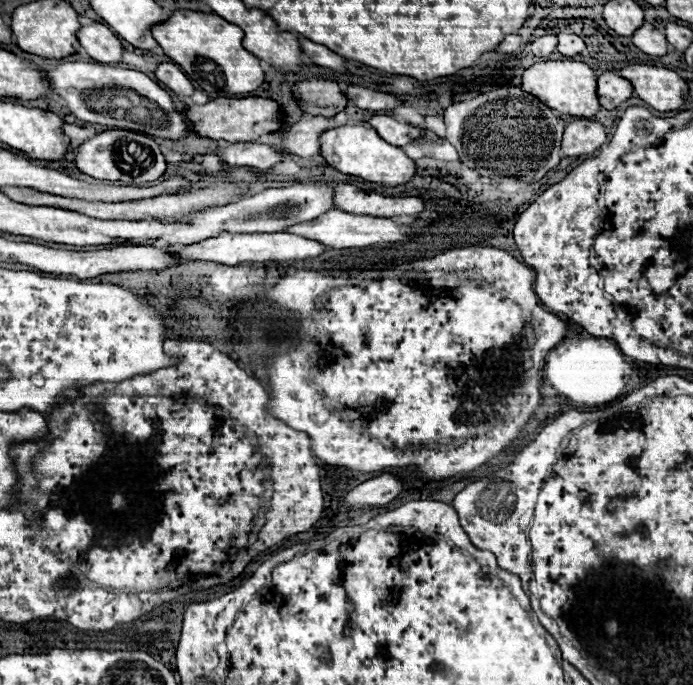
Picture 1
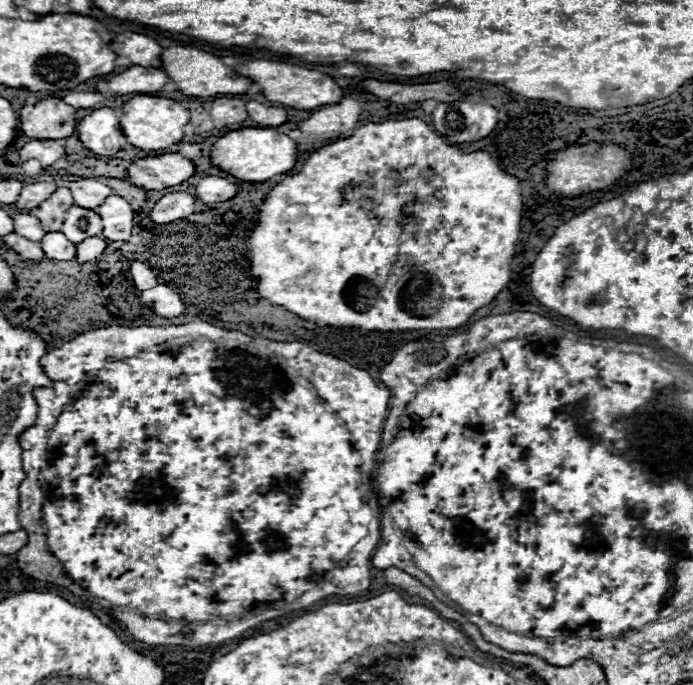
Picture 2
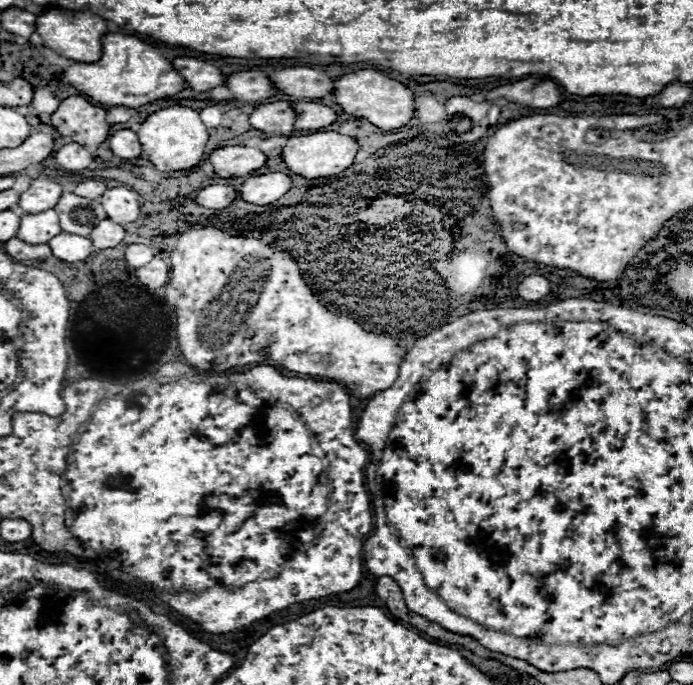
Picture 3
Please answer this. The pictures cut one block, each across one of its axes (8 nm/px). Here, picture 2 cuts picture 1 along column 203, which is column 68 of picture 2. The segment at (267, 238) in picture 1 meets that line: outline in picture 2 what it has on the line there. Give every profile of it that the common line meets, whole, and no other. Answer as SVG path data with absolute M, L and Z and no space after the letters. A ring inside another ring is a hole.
M48 232L40 246L50 260L72 260L76 256L76 246L62 232Z

